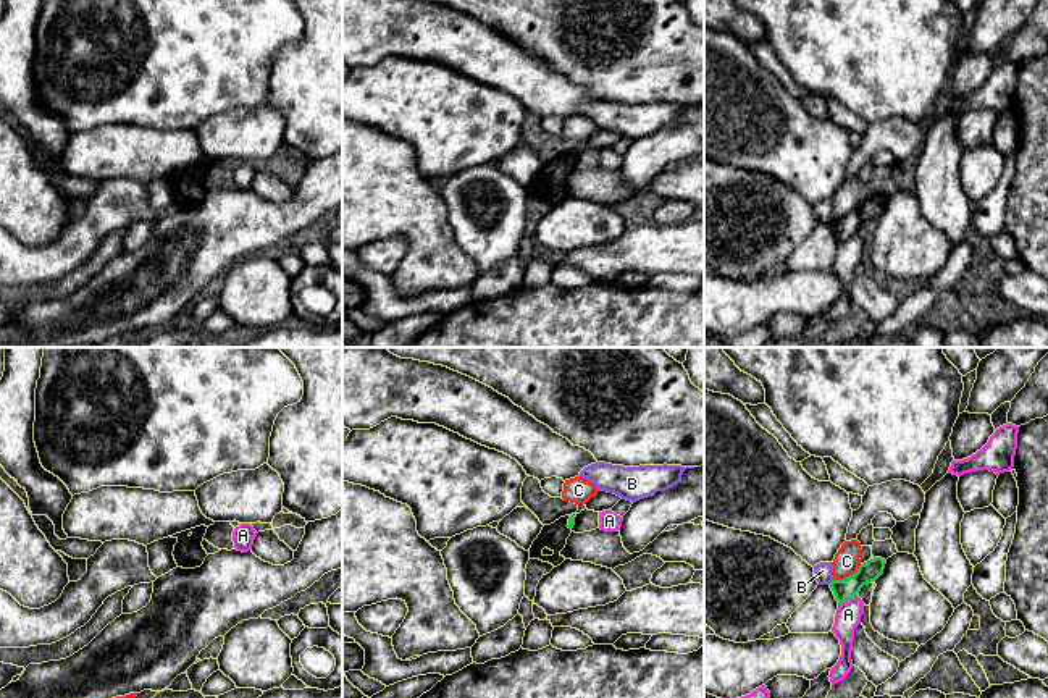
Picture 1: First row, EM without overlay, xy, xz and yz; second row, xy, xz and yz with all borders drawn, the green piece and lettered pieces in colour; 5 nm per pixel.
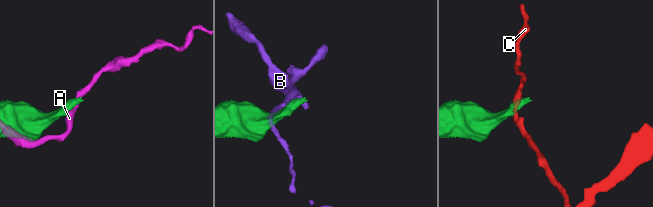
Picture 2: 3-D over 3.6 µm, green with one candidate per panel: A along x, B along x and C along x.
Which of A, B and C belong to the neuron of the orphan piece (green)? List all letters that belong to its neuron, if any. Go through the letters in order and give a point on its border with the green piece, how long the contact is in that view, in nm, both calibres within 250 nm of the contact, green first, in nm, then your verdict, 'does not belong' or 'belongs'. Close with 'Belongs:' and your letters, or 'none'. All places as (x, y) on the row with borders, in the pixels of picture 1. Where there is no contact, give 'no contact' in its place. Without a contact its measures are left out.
A: yz (846, 600) | 110 nm | 110/130 nm | does not belong
B: yz (832, 582) | 40 nm | 110/90 nm | does not belong
C: yz (850, 576) | 170 nm | 110/130 nm | does not belong
Belongs: none

